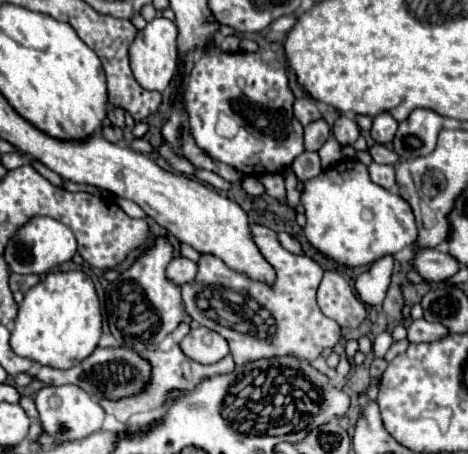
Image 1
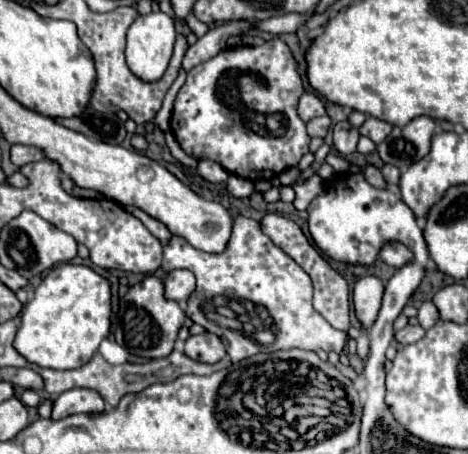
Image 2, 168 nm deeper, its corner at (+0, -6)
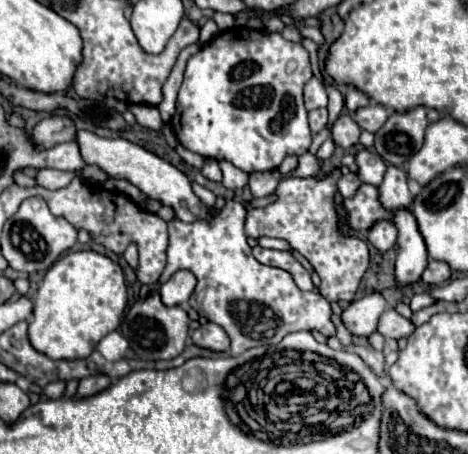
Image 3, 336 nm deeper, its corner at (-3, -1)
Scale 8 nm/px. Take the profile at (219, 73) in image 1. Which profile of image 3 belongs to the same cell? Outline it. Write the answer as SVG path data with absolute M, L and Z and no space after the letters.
M232 28L210 40L200 54L188 60L184 82L178 90L176 114L170 126L180 144L204 158L228 160L244 172L276 170L290 154L304 154L312 144L308 112L302 102L302 88L312 78L310 56L298 42L288 42L282 34L252 28Z

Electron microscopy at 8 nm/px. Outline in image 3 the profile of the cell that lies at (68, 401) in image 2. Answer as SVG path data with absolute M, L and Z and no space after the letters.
M100 374L100 376L88 376L88 378L82 378L80 384L78 384L78 390L76 390L76 398L88 398L92 394L98 394L100 390L106 390L110 386L110 378Z

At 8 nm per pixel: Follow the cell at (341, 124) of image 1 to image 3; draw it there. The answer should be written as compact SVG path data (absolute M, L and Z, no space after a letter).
M348 114L340 116L332 126L332 140L340 148L352 148L354 144L358 144L358 136L360 136L360 128L356 126L356 120Z

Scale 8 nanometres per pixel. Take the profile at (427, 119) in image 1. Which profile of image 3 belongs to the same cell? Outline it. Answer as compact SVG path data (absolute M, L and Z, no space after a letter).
M418 106L404 114L392 112L386 124L376 132L376 152L394 166L404 166L424 144L428 126L426 108Z

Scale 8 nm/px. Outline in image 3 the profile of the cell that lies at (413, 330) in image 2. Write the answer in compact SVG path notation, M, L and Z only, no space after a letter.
M388 308L382 316L380 316L380 322L378 322L378 332L386 338L394 338L394 340L400 340L400 338L408 338L412 332L416 330L414 322L400 316L394 308Z

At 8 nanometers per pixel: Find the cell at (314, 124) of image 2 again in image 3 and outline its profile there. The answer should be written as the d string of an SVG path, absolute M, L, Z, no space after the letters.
M326 108L310 110L308 120L310 120L310 130L312 130L314 134L318 134L318 132L322 132L322 130L326 128L326 122L328 122L328 110L326 110Z

